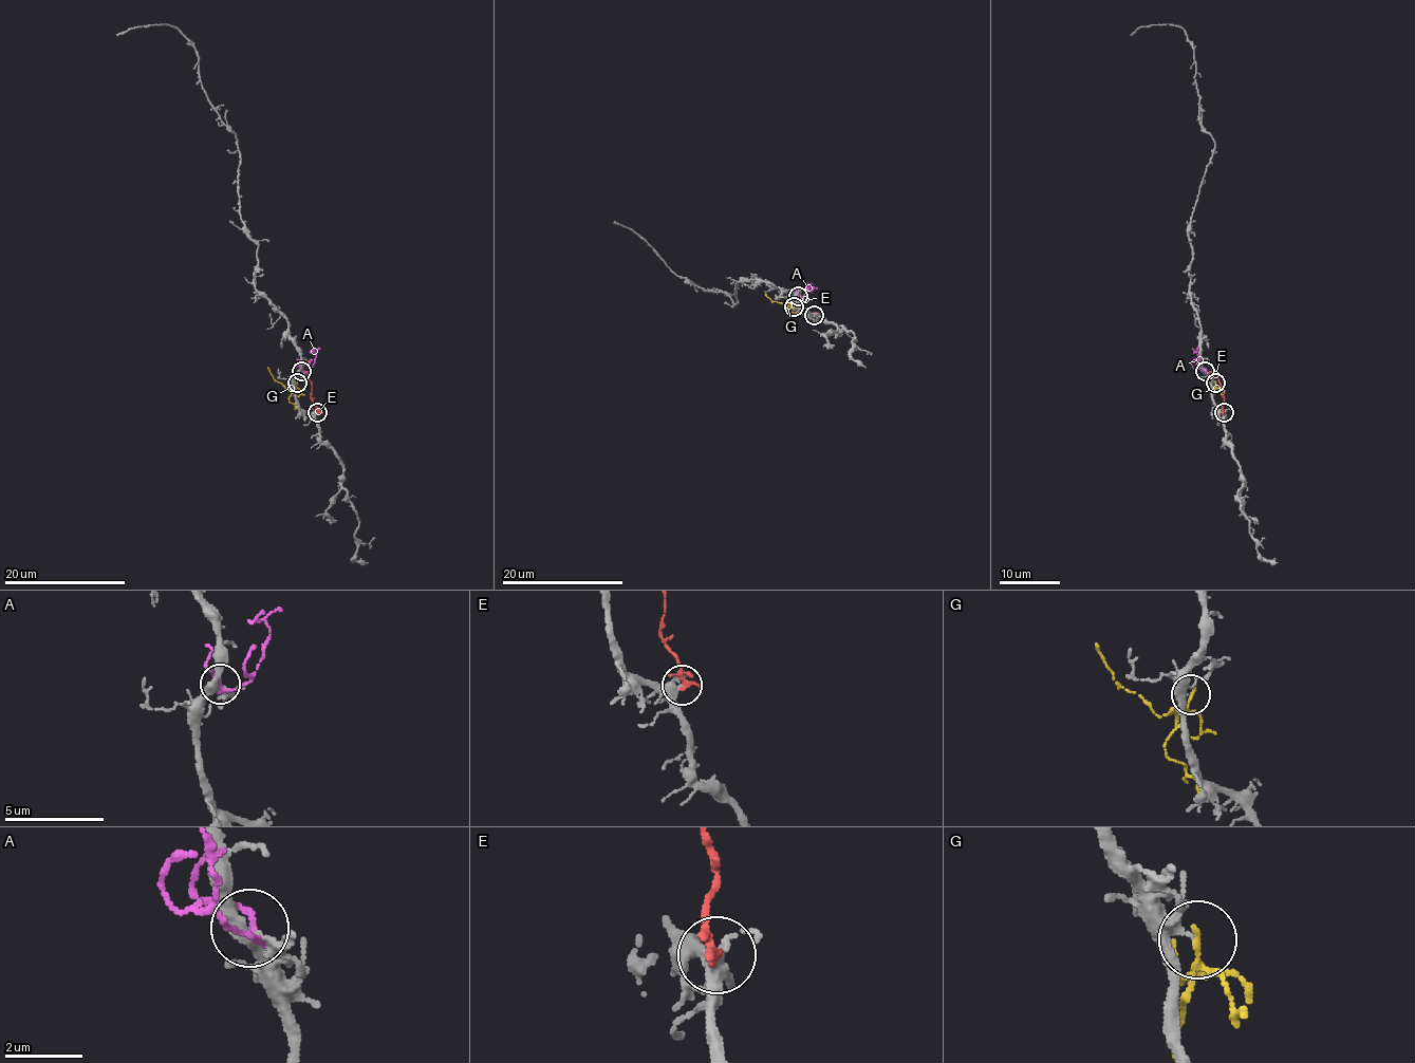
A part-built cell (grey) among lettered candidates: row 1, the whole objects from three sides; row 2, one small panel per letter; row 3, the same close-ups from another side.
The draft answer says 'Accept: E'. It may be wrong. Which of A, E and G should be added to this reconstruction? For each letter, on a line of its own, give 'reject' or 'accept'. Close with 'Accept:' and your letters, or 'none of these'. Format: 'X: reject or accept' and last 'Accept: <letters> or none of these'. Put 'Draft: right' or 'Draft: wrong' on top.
Draft: wrong
A: reject
E: reject
G: reject
Accept: none of these

